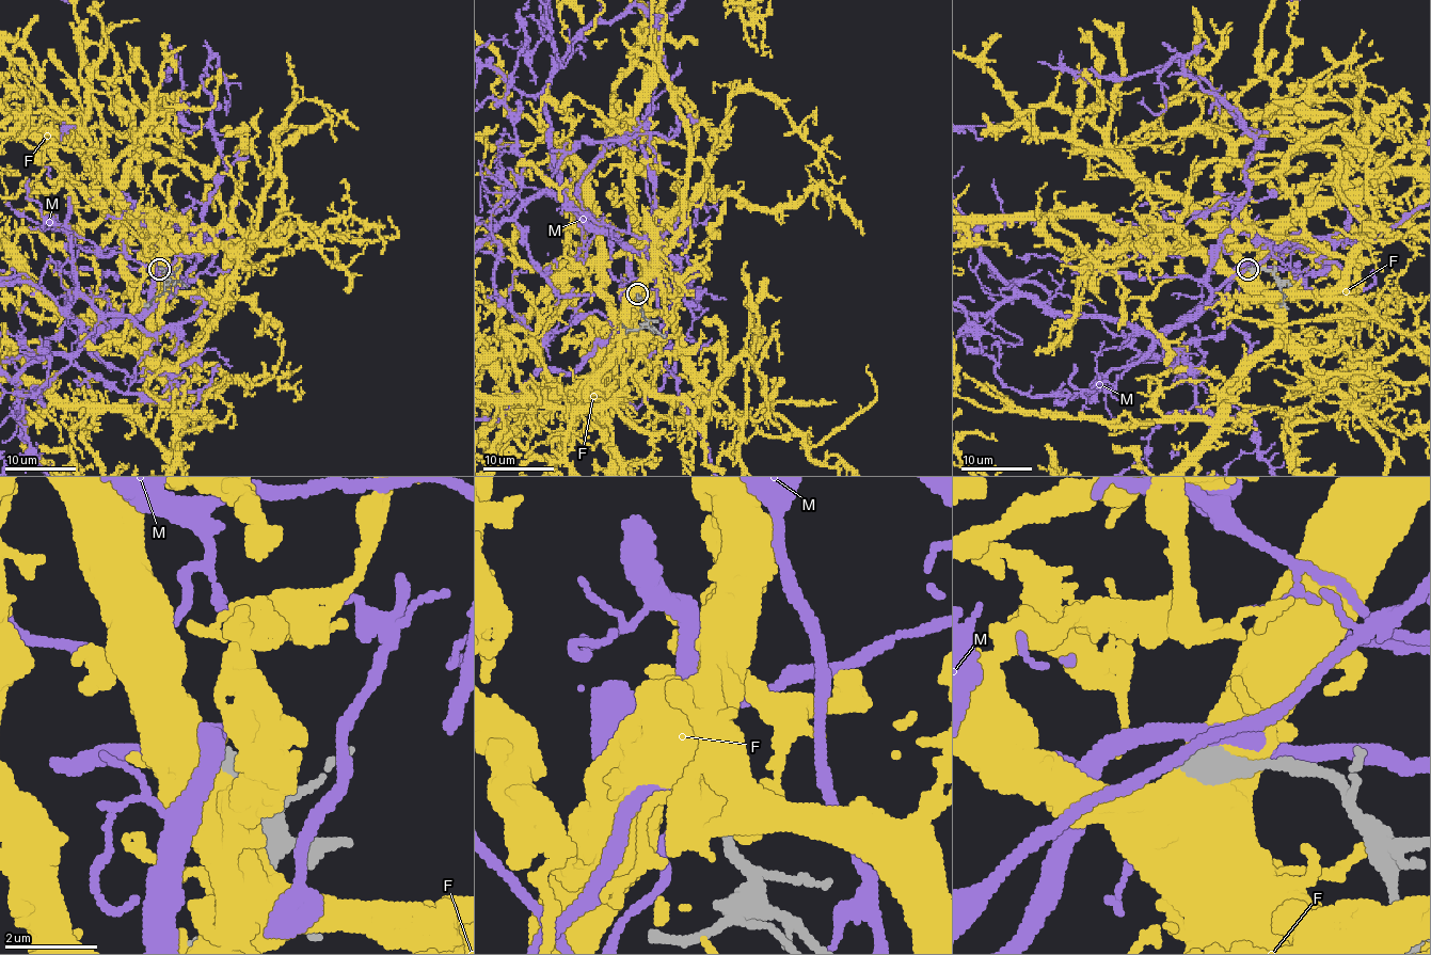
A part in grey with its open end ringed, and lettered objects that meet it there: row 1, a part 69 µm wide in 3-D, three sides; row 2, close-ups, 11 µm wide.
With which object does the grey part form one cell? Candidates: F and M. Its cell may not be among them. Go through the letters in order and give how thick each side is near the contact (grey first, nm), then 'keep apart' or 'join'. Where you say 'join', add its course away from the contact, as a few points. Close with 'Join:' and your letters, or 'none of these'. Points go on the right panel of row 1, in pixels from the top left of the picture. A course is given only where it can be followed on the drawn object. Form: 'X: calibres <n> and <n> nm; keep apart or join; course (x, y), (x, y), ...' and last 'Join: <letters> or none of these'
F: calibres 550 and 850 nm; keep apart
M: calibres 550 and 360 nm; keep apart
Join: none of these

